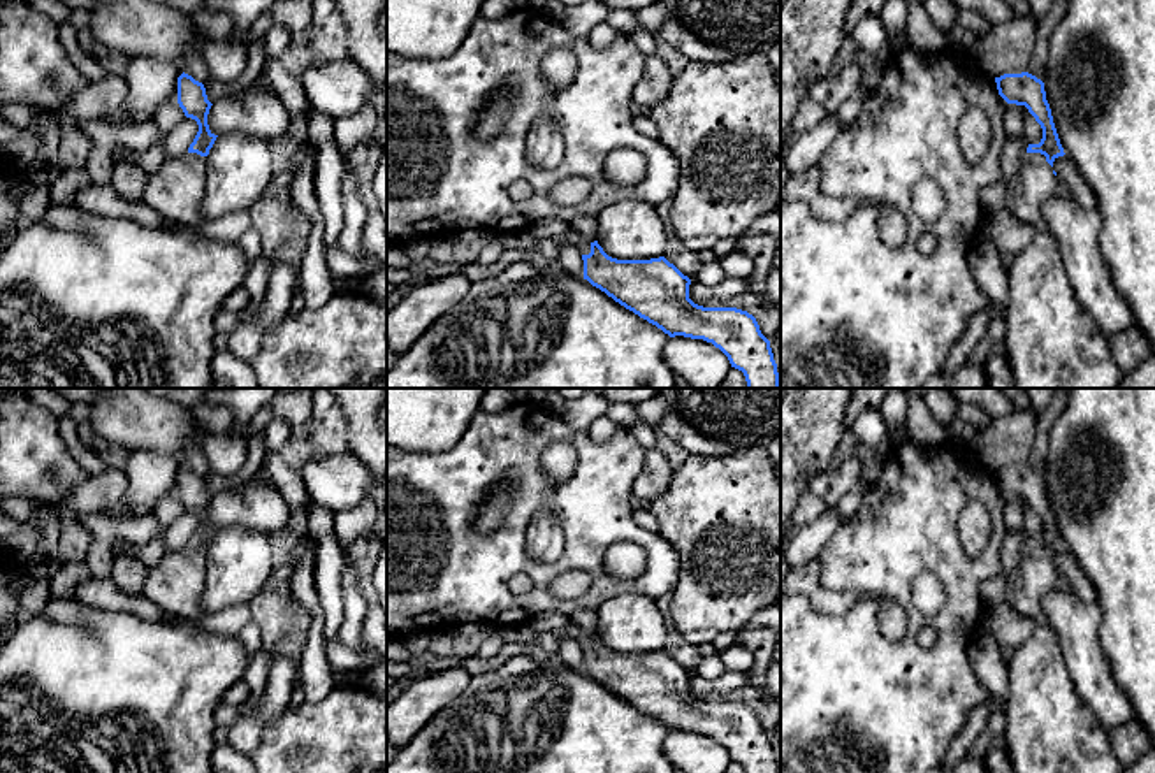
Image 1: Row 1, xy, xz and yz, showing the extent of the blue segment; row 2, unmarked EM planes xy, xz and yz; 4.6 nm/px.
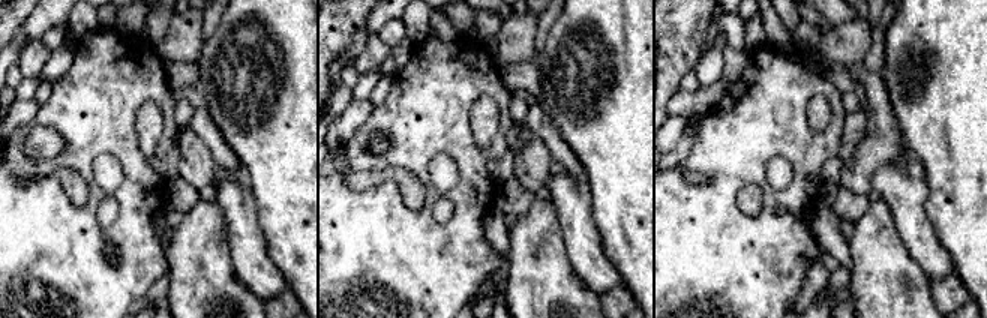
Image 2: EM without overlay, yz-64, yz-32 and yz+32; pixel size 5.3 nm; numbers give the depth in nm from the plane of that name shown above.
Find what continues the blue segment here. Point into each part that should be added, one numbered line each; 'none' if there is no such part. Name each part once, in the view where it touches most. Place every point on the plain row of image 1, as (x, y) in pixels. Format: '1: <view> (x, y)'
1: yz (1034, 577)

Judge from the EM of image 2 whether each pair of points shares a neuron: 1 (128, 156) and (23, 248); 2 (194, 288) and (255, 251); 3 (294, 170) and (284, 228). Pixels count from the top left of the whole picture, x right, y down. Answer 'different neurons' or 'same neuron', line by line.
1: same neuron
2: different neurons
3: same neuron

